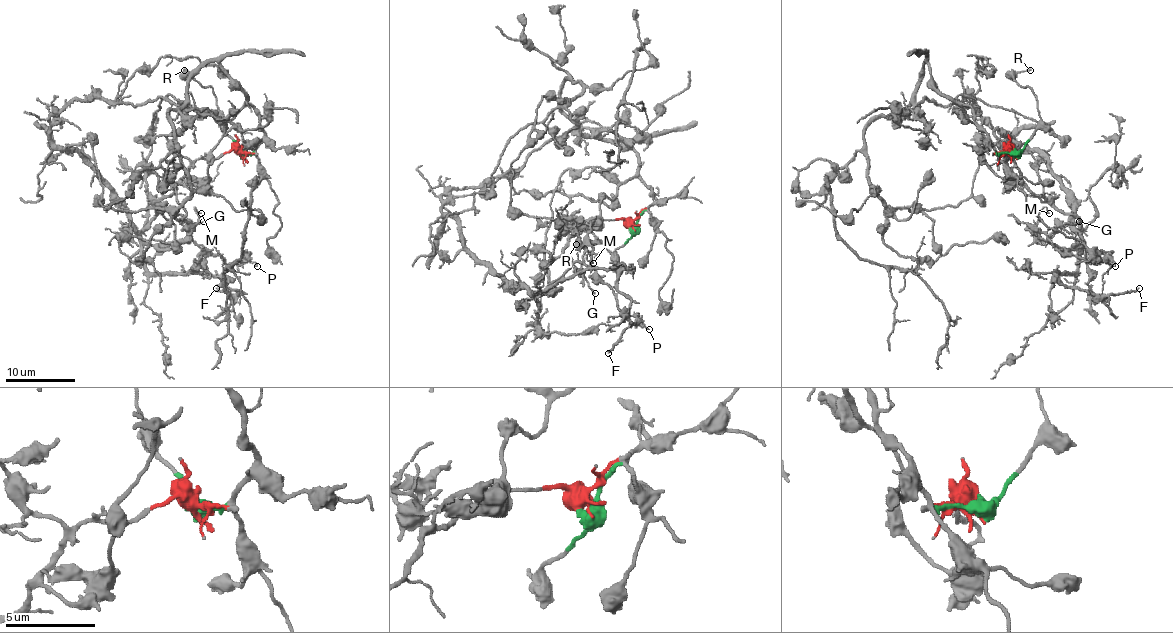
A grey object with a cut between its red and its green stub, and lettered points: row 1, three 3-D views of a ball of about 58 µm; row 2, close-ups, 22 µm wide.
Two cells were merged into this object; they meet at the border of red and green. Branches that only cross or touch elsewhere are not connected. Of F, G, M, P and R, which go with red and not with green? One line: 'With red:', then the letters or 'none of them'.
With red: F, G, M, P

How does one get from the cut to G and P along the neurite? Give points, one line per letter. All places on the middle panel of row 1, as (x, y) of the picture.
G: (633, 227), (621, 219), (574, 234), (550, 262), (544, 292), (534, 295), (583, 261), (595, 294)
P: (633, 227), (621, 219), (574, 234), (534, 295), (585, 262), (649, 329)

